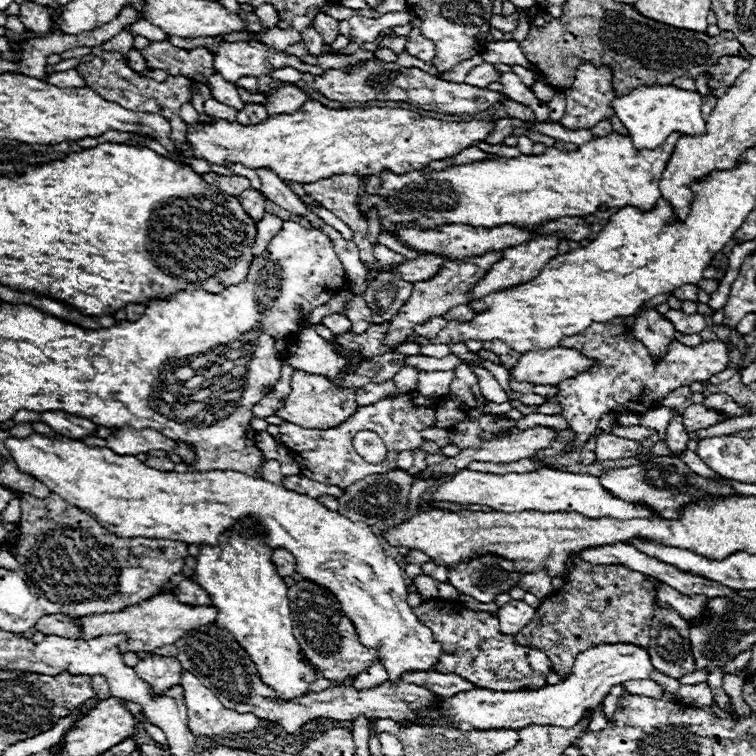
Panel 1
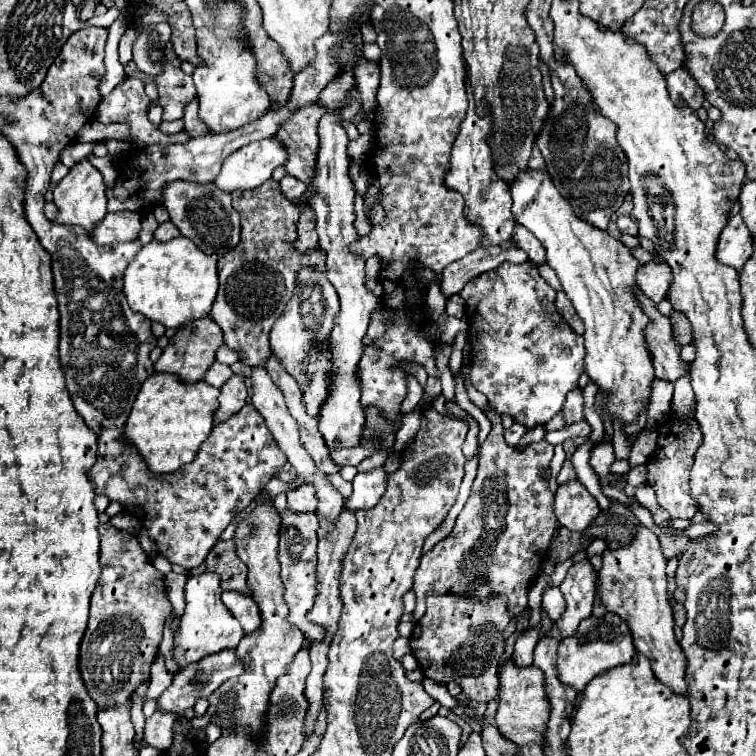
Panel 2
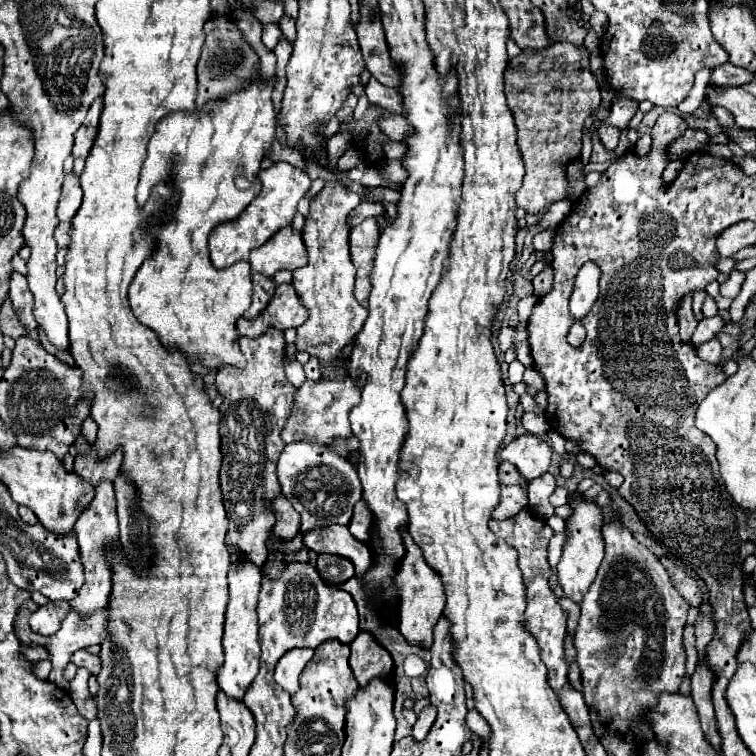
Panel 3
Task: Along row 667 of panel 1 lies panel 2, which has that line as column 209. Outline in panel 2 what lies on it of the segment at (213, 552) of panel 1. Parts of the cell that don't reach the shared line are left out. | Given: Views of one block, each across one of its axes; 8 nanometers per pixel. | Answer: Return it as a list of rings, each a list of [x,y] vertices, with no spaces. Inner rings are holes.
[[[178,236],[170,242],[156,242],[142,246],[136,258],[124,272],[124,294],[132,310],[164,324],[166,328],[180,328],[192,318],[202,318],[218,290],[218,256],[208,256],[196,248],[188,238]]]

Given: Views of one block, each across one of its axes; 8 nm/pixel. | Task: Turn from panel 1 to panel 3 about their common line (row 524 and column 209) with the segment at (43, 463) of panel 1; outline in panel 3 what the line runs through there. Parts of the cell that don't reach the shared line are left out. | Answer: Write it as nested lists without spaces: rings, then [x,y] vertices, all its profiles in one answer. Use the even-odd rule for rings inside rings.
[[[256,74],[256,82],[252,82],[252,86],[248,86],[248,90],[244,90],[244,94],[234,94],[232,98],[226,98],[224,102],[208,102],[208,106],[203,106],[200,111],[172,112],[172,114],[168,114],[168,116],[156,126],[156,132],[154,132],[154,136],[150,138],[150,144],[148,144],[148,158],[146,158],[146,162],[144,162],[144,166],[142,166],[142,174],[140,174],[138,196],[136,196],[138,204],[144,204],[144,202],[148,200],[148,196],[150,196],[150,190],[152,190],[158,182],[162,182],[162,180],[170,180],[170,182],[180,190],[180,202],[178,202],[178,206],[176,206],[176,210],[174,210],[174,220],[176,220],[176,222],[172,220],[172,222],[162,222],[162,224],[150,226],[150,232],[152,232],[152,236],[156,238],[156,250],[154,250],[152,258],[148,258],[148,260],[142,264],[142,268],[136,272],[136,278],[134,278],[132,286],[130,286],[128,298],[130,298],[132,314],[134,314],[144,326],[152,328],[152,330],[160,336],[160,340],[164,342],[164,346],[166,346],[168,350],[178,350],[178,352],[182,352],[182,354],[186,354],[186,356],[190,356],[190,358],[196,358],[196,356],[198,356],[198,358],[202,360],[202,364],[208,366],[208,368],[218,368],[218,366],[236,366],[236,368],[244,368],[244,354],[240,352],[240,346],[238,346],[238,330],[236,330],[236,322],[238,322],[238,318],[240,318],[240,316],[248,310],[248,306],[250,306],[250,296],[252,296],[250,264],[246,261],[238,261],[232,266],[224,268],[224,270],[216,270],[216,268],[212,266],[210,258],[208,258],[208,234],[214,230],[214,226],[218,226],[218,224],[222,224],[222,222],[234,220],[234,218],[236,218],[236,216],[238,216],[238,214],[240,214],[240,212],[256,198],[256,194],[258,194],[258,190],[260,190],[260,182],[258,182],[260,162],[262,162],[266,150],[270,148],[270,142],[274,140],[274,132],[276,132],[276,112],[274,112],[272,100],[270,100],[272,90],[274,90],[274,80],[262,84],[260,74]],[[238,172],[244,172],[244,176],[252,182],[252,188],[242,190],[242,188],[238,188],[238,186],[234,184],[234,178],[236,178]]]

